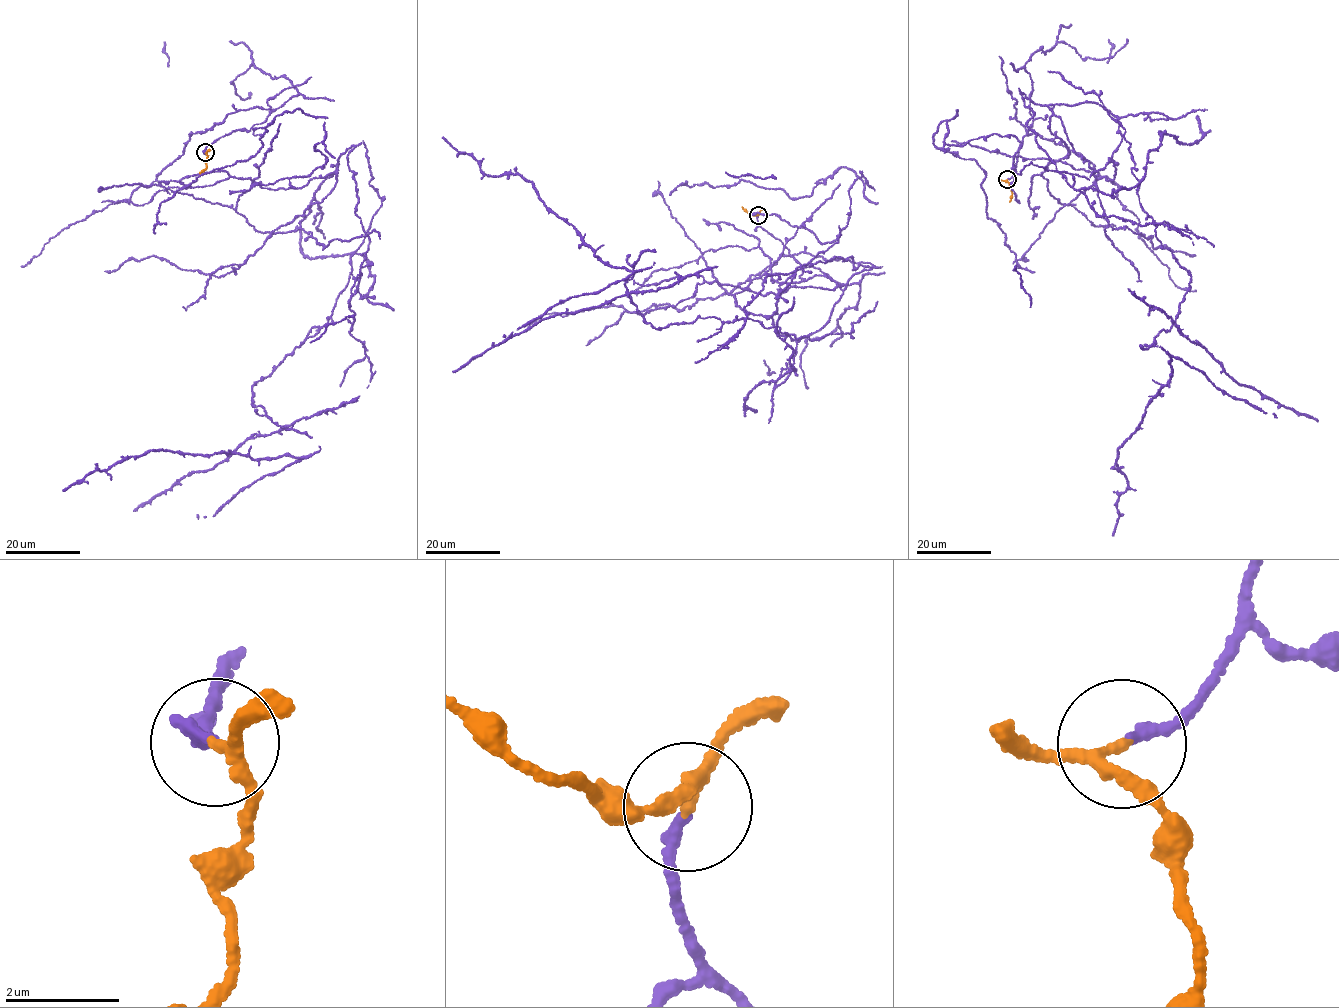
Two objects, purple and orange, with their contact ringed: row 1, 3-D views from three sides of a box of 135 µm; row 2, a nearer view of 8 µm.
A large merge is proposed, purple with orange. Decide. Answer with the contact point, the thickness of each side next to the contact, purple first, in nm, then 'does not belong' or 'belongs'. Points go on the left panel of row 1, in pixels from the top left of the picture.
at (205, 152); 220 nm thick on the purple side, 150 nm on the other; belongs

